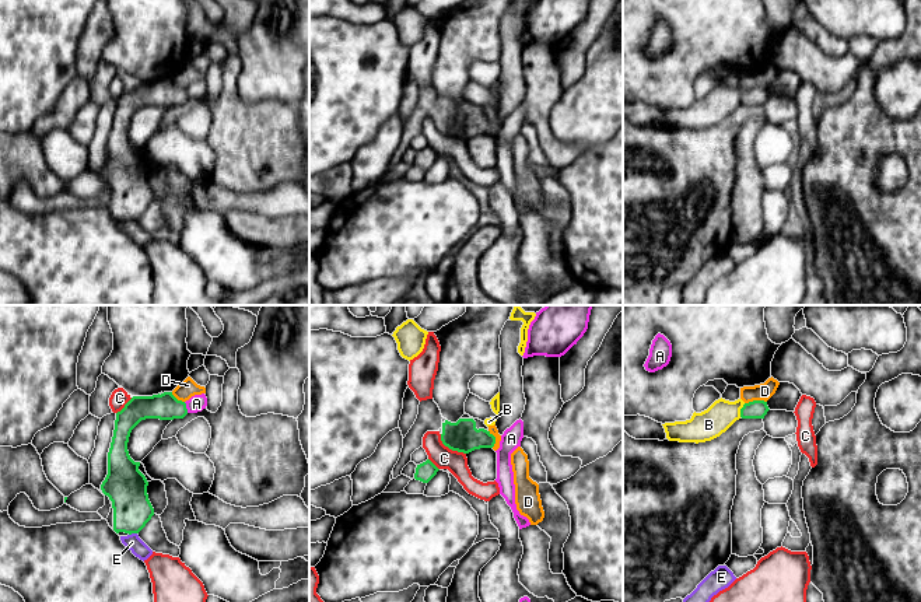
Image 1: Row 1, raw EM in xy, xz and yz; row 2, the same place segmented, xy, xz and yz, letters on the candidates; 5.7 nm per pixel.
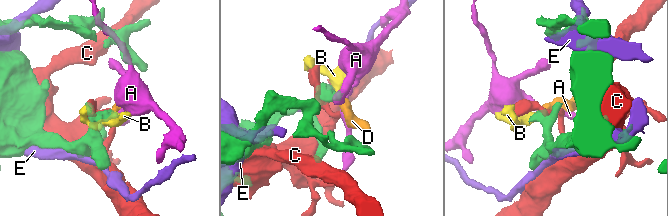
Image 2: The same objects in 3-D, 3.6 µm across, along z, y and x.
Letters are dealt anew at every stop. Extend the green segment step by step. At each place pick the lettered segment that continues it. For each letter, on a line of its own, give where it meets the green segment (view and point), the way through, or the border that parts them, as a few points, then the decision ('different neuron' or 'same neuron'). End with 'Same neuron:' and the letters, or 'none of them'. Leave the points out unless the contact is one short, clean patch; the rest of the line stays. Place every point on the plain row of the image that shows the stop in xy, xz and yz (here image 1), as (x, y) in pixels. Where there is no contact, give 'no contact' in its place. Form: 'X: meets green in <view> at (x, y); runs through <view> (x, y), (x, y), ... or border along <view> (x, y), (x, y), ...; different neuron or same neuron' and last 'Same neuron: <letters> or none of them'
A: meets green in xy at (185, 94); border along xy (184, 88), (188, 98); different neuron
B: meets green in yz at (741, 97); border along yz (745, 90), (739, 102); different neuron
C: meets green in xz at (450, 135); different neuron
D: meets green in yz at (755, 87); border along yz (766, 87), (749, 87), (745, 90); different neuron
E: meets green in xy at (132, 219); different neuron
Same neuron: none of them

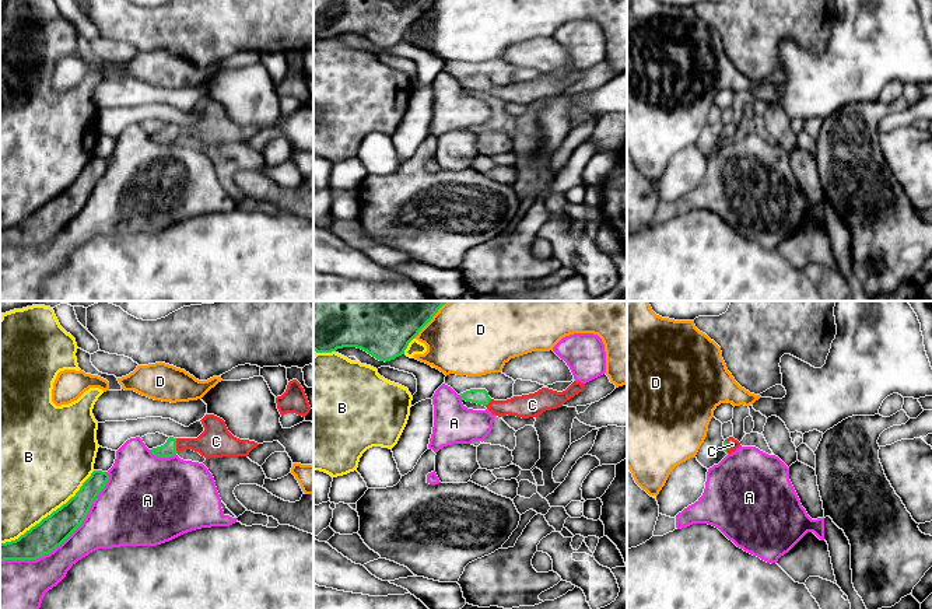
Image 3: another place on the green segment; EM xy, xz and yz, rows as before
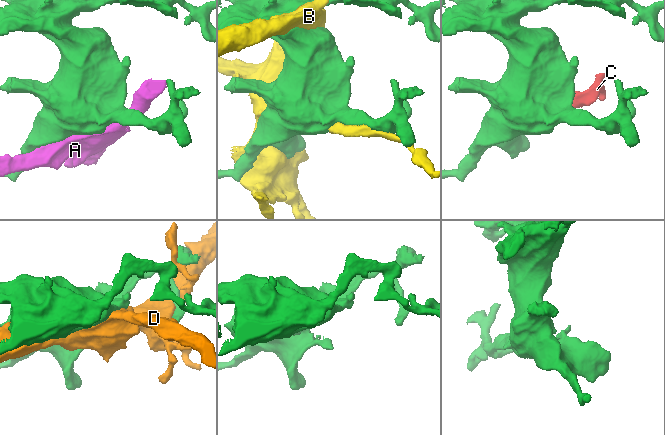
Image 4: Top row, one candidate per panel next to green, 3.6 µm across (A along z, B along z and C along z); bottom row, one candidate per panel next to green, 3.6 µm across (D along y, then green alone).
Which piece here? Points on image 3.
A: meets green in xy at (66, 224); different neuron
B: meets green in xy at (51, 200); different neuron
C: meets green in xy at (175, 132); runs through xy (168, 136), (175, 132), (210, 130), (216, 128); same neuron
D: meets green in xz at (424, 11); different neuron
Same neuron: C

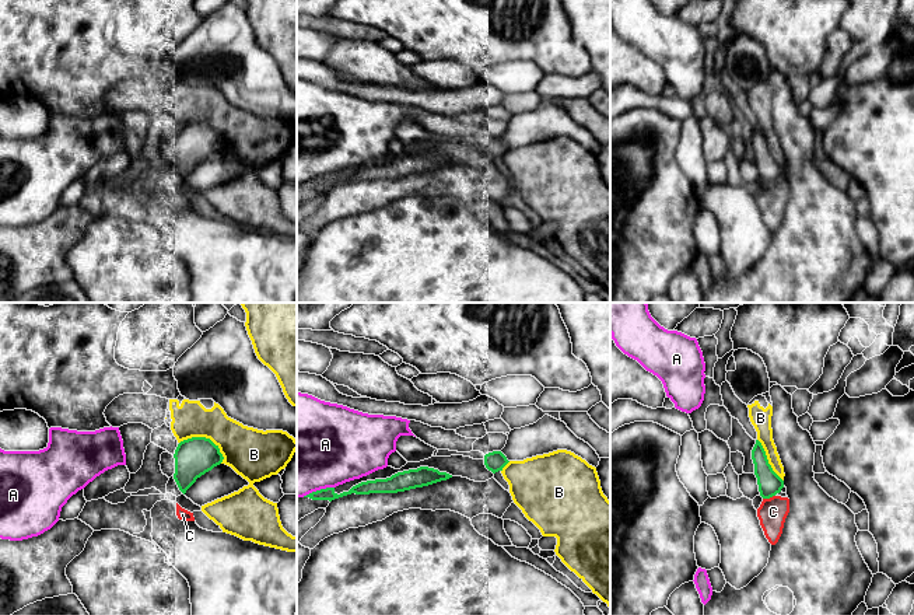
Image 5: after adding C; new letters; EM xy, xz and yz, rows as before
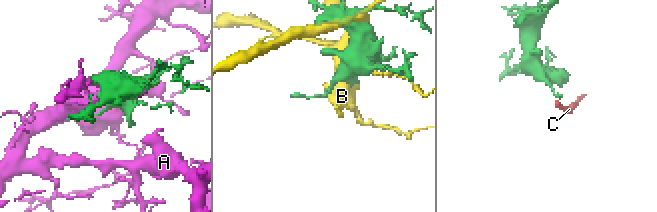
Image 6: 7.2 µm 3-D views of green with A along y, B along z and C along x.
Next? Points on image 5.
A: meets green in xz at (318, 177); different neuron
B: meets green in xy at (205, 123); different neuron
C: meets green in yz at (769, 184); different neuron
Same neuron: none of them

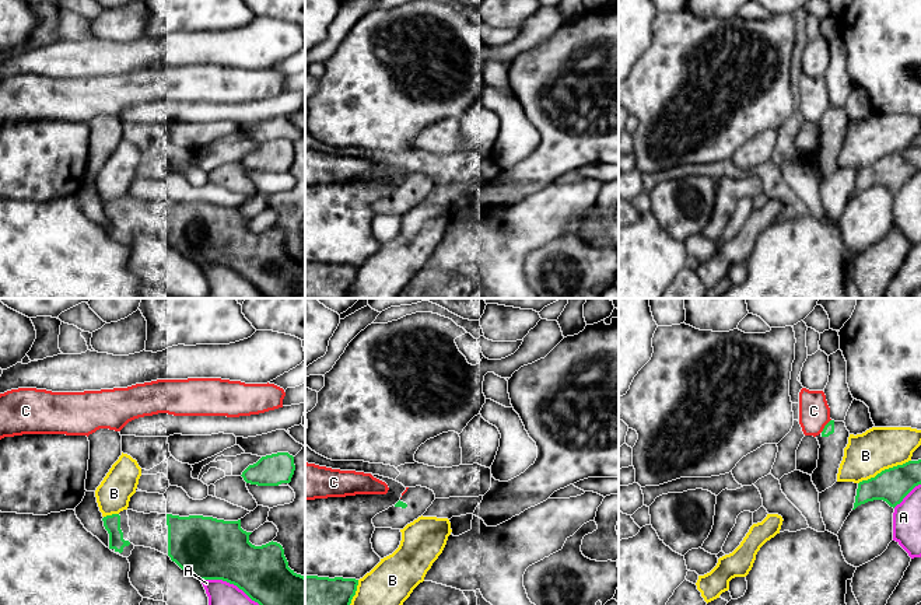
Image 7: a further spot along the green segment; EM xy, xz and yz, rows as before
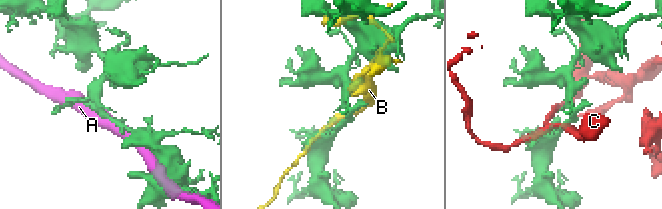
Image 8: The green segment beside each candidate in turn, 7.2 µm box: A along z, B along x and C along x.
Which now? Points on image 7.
A: meets green in xy at (235, 270); different neuron
B: meets green in yz at (885, 156); different neuron
C: meets green in yz at (825, 112); different neuron
Same neuron: none of them

